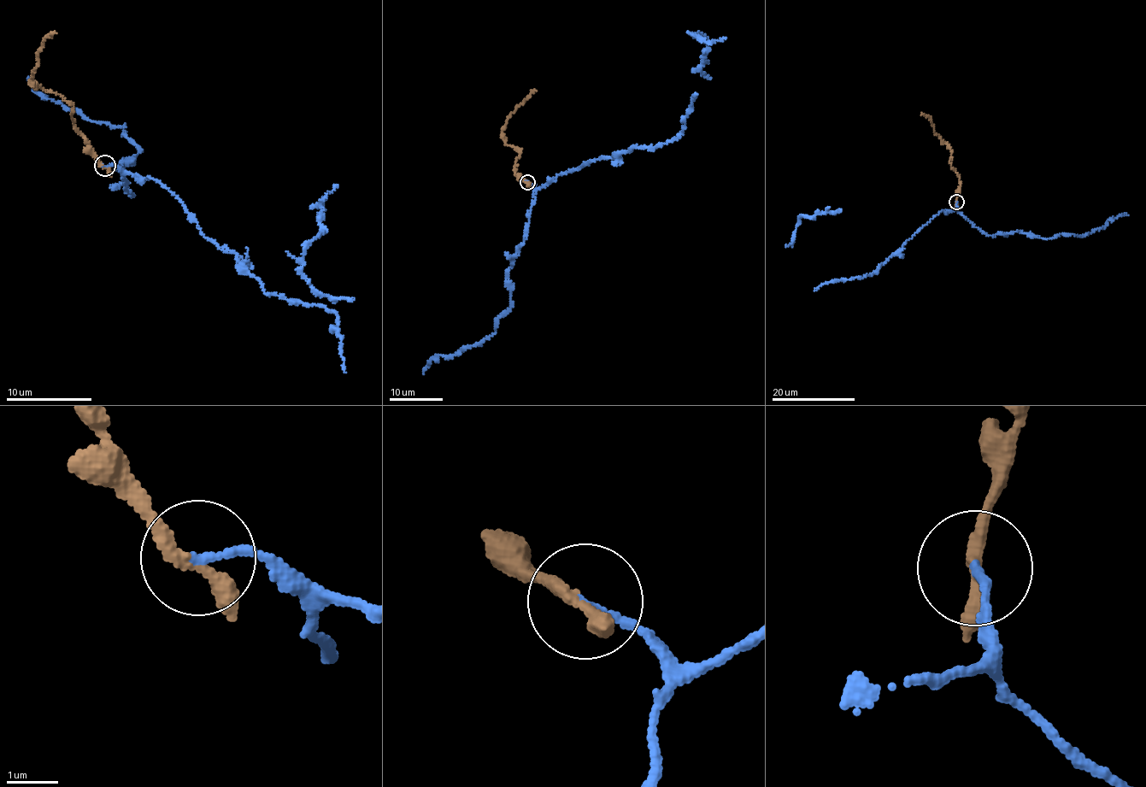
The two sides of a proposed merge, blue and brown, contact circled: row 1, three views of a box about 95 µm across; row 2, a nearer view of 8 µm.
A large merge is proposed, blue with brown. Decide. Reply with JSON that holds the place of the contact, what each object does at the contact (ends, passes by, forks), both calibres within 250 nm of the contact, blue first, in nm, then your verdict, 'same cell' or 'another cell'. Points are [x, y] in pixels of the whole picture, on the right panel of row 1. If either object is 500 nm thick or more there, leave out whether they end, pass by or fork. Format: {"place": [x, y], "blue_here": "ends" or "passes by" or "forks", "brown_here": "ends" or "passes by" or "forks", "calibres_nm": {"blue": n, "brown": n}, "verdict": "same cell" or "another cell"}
{"place": [956, 202], "blue_here": "ends", "brown_here": "passes by", "calibres_nm": {"blue": 160, "brown": 280}, "verdict": "another cell"}

